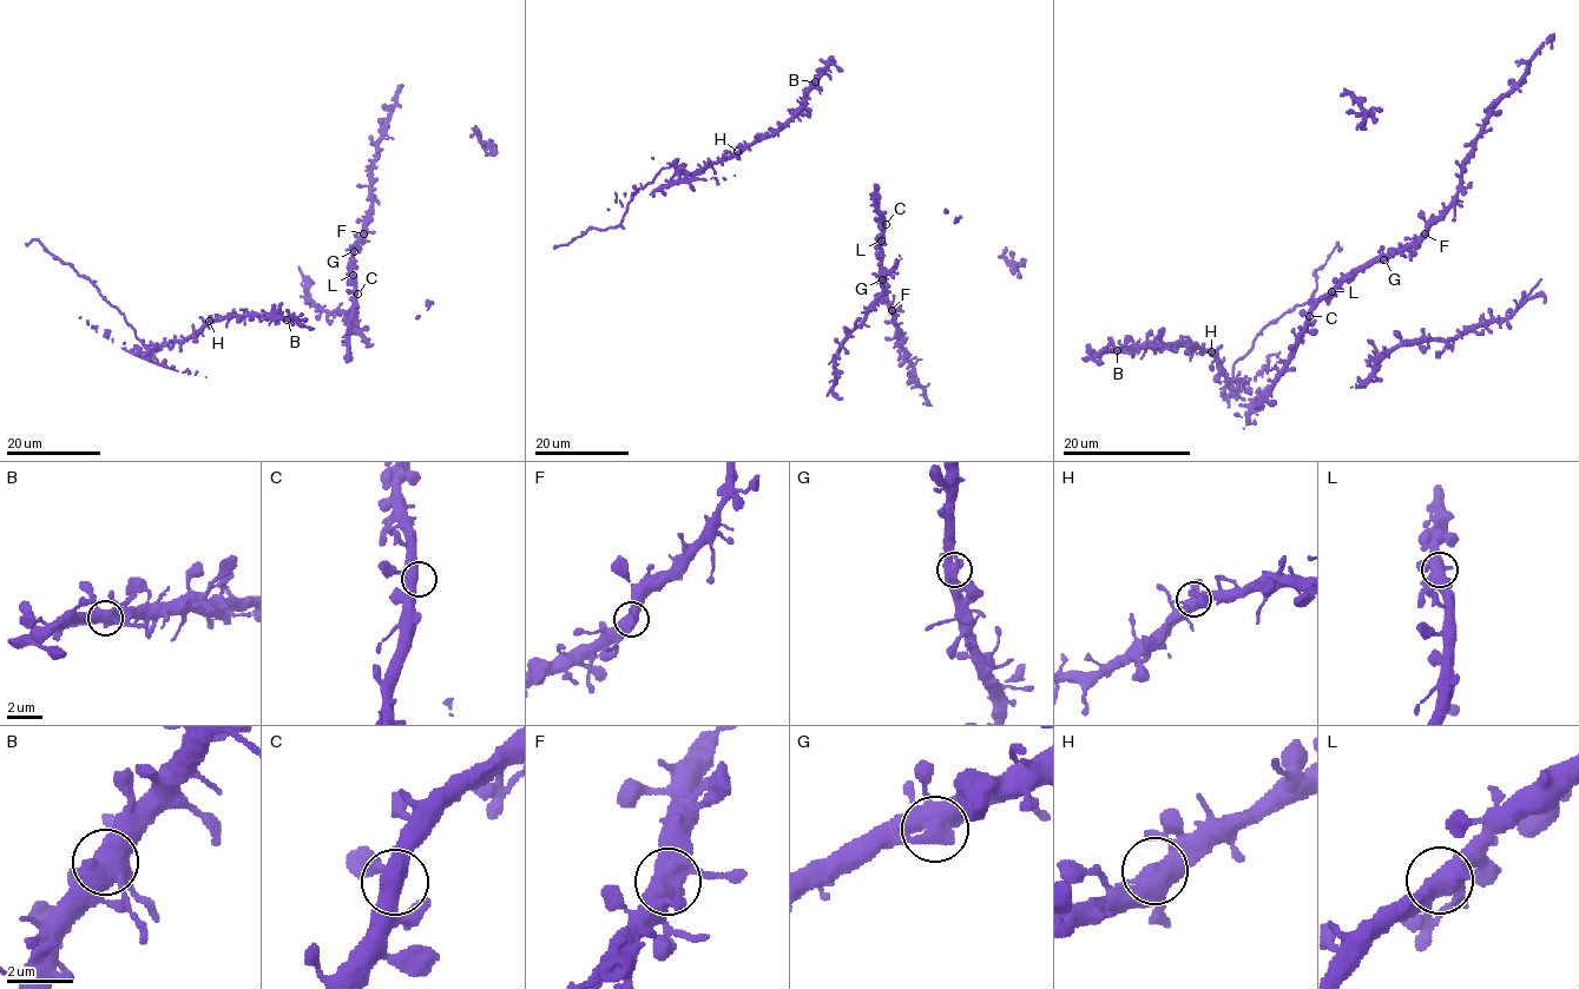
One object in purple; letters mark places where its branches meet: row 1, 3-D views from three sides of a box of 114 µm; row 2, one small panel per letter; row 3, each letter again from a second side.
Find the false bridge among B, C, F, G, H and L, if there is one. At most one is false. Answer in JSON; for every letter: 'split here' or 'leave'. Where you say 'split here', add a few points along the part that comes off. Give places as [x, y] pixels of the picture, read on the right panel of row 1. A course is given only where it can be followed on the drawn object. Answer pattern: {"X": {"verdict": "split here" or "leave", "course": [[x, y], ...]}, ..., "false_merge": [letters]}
{"B": {"verdict": "leave"}, "C": {"verdict": "leave"}, "F": {"verdict": "leave"}, "G": {"verdict": "leave"}, "H": {"verdict": "leave"}, "L": {"verdict": "leave"}, "false_merge": []}

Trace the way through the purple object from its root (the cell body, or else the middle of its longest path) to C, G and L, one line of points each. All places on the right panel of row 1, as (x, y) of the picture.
C: (1267, 378), (1272, 381), (1283, 366), (1309, 316)
G: (1267, 378), (1272, 381), (1287, 361), (1307, 314), (1342, 282), (1383, 259)
L: (1267, 378), (1272, 381), (1287, 361), (1307, 314), (1331, 291)

